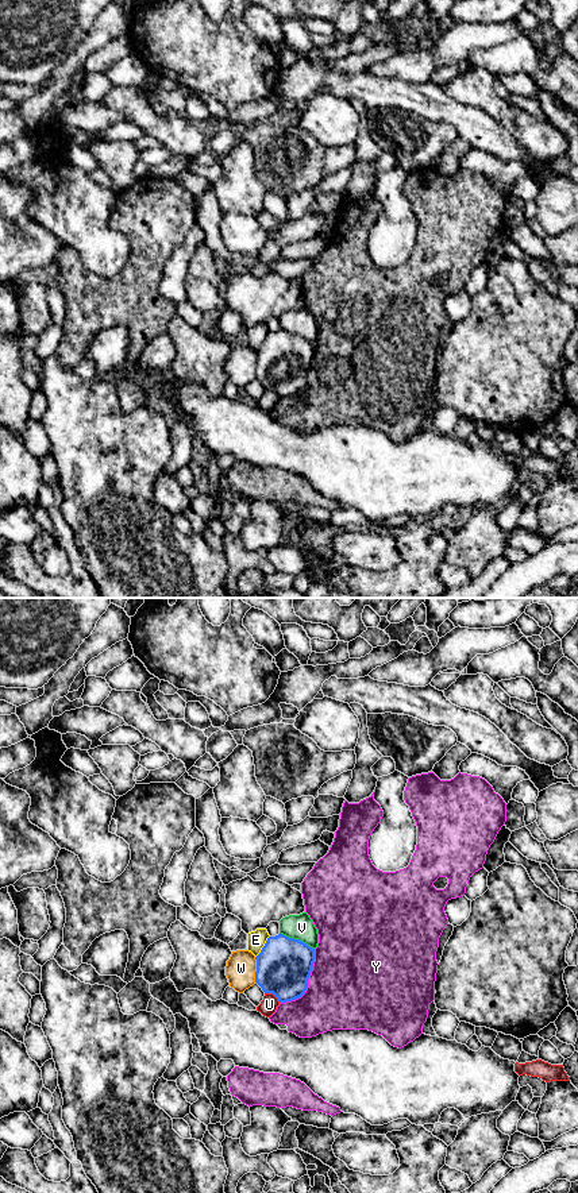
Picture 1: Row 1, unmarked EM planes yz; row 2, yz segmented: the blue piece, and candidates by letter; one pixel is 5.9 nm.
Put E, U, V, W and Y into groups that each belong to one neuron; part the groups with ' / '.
E / U / V / W / Y

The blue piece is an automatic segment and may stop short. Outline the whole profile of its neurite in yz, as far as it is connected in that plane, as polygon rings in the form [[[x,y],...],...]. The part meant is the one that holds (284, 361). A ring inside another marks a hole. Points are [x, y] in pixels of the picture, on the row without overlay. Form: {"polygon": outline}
{"polygon": [[[284,329],[269,332],[255,352],[255,378],[280,398],[301,393],[315,358],[315,344]]]}

